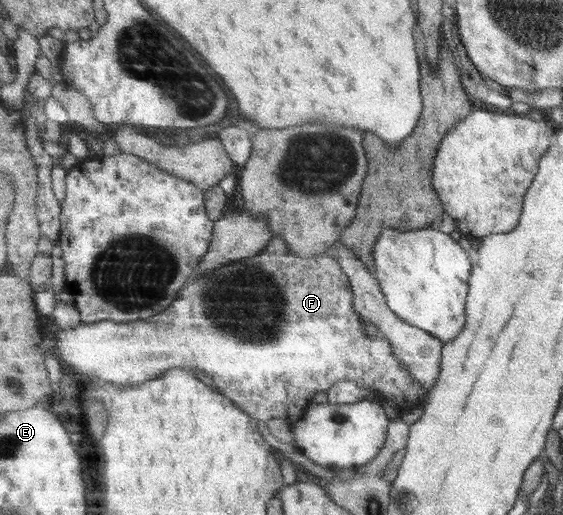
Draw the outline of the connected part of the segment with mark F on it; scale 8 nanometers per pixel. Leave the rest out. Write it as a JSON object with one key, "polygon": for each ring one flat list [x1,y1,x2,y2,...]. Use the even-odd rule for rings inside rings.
{"polygon":[[274,236,258,255,193,276,182,287,178,300,149,320,83,322,72,330,54,329,54,338,50,353,60,364,67,364,78,374,102,376,108,382,124,386,158,378,174,367,189,372,193,368,200,369,213,379,222,394,264,423,272,418,280,418,290,425,302,420,314,394,327,391,342,380,350,380,362,389,376,392,384,398,383,401,392,398,401,412,418,404,424,405,428,395,426,387,404,367,400,357,394,355,392,343,386,335,376,334,370,338,366,334,360,313,354,308,353,285,337,258,331,252,310,258,300,257,280,236],[244,282,250,284,252,290,244,288]]}

